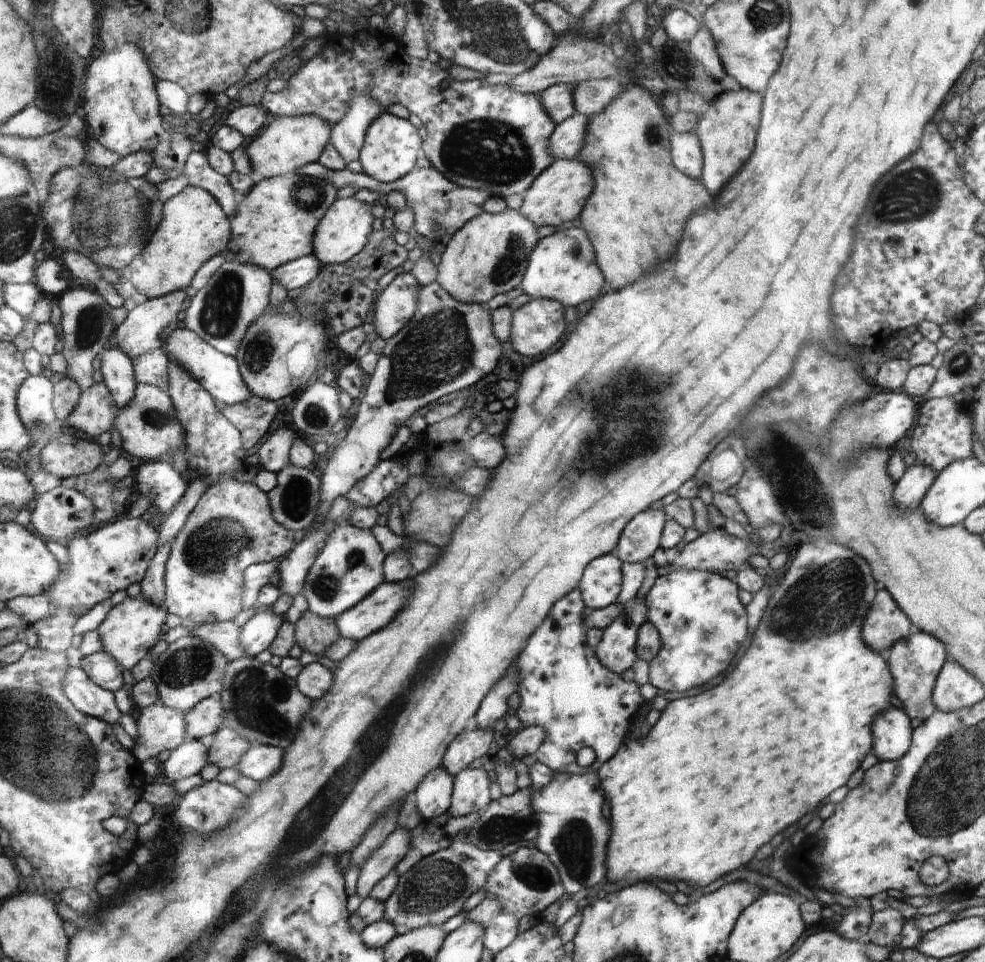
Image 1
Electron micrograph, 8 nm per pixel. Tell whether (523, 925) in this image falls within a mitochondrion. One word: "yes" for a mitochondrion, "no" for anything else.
no

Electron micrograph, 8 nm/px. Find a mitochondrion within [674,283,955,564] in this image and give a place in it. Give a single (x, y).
(811, 503)

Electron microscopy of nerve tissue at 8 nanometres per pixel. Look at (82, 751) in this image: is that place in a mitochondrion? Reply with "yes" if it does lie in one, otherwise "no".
yes

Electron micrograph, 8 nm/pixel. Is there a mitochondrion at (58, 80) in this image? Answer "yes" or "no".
yes

